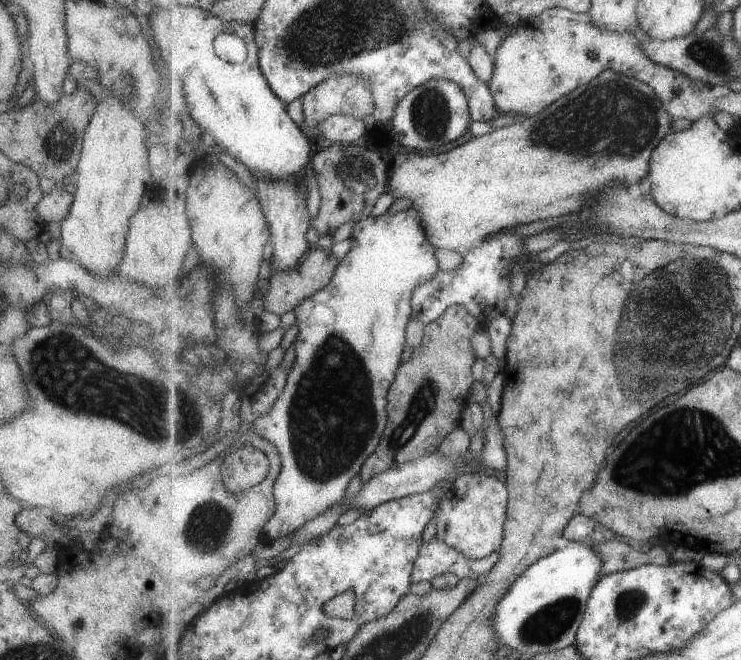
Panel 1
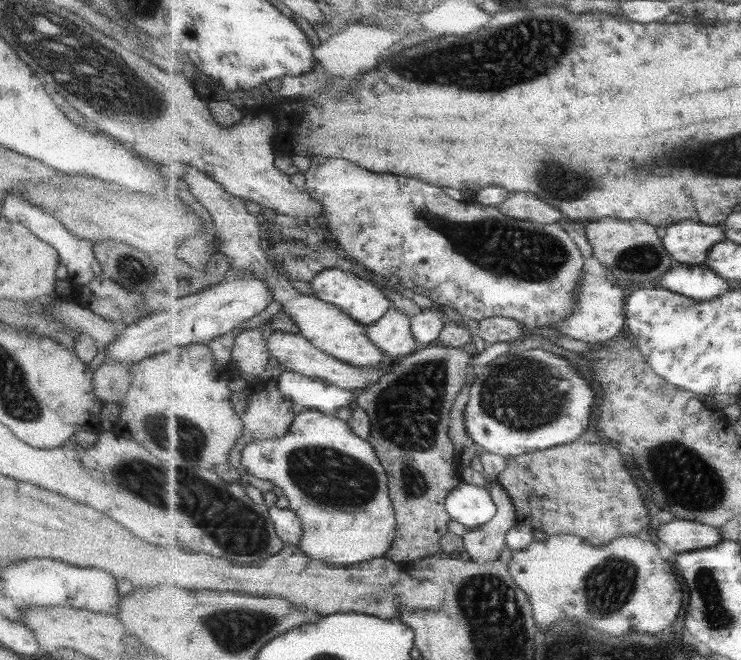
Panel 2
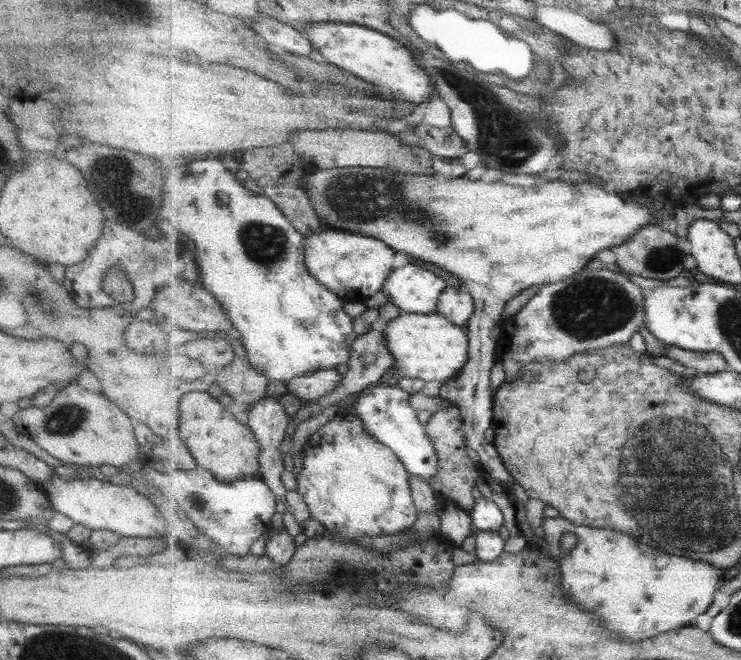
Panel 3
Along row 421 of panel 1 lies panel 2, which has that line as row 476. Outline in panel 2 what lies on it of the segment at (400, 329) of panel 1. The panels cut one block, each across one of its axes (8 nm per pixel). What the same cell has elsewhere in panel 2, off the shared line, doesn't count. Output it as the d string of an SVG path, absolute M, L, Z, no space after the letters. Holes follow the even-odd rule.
M299 410L292 427L285 437L275 437L262 441L255 441L243 449L242 461L248 472L256 478L269 480L273 485L281 488L285 498L289 501L289 508L295 511L297 516L302 519L303 538L299 546L309 558L325 560L329 566L345 567L373 560L373 558L383 558L388 550L393 546L397 529L397 514L395 512L394 502L390 497L390 480L385 467L379 460L374 446L364 438L357 436L355 431L350 428L348 421L335 418L333 414L327 415L315 410Z

